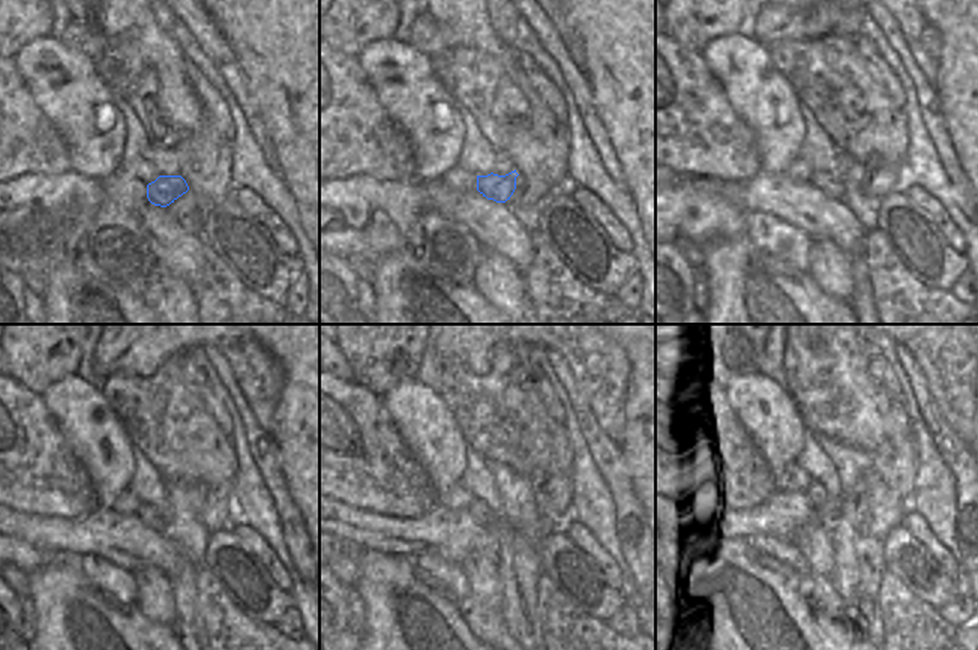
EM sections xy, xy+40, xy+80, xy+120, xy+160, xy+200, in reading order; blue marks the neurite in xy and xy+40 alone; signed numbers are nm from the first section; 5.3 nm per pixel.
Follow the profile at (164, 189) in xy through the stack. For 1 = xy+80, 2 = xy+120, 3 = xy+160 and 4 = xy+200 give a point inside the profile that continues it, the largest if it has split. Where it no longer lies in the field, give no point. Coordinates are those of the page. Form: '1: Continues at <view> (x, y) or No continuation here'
1: Continues at xy+80 (833, 186)
2: Continues at xy+120 (147, 514)
3: Continues at xy+160 (480, 512)
4: Continues at xy+200 (815, 493).

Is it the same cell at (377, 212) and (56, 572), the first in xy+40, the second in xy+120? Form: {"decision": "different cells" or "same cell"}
{"decision": "different cells"}

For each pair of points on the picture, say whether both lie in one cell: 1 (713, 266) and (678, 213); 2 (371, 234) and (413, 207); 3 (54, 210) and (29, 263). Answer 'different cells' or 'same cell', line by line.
1: different cells
2: same cell
3: same cell

